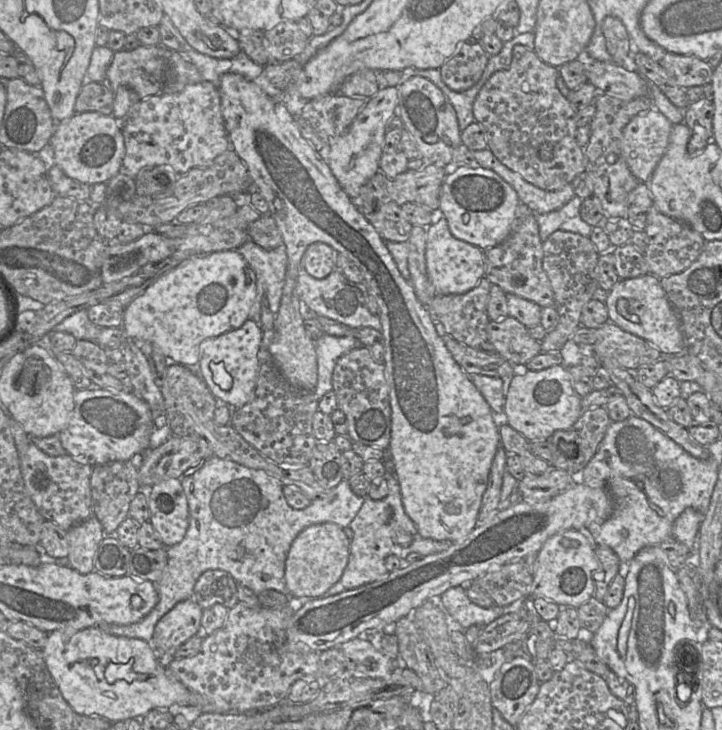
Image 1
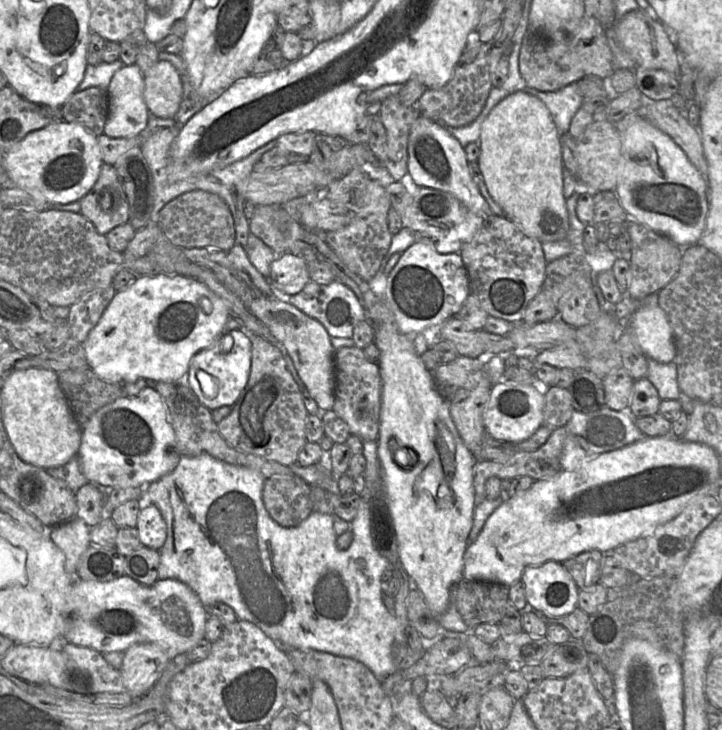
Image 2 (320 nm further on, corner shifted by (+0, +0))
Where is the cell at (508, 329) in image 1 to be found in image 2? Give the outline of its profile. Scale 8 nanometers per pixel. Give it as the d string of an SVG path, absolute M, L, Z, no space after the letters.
M452 317L440 326L441 340L451 342L461 356L476 358L485 352L485 343L478 330L466 330L463 323Z

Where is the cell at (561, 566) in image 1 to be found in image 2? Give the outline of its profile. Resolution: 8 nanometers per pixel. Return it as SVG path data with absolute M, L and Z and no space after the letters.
M547 561L527 567L521 581L527 603L532 609L559 617L578 607L579 588L560 562Z

